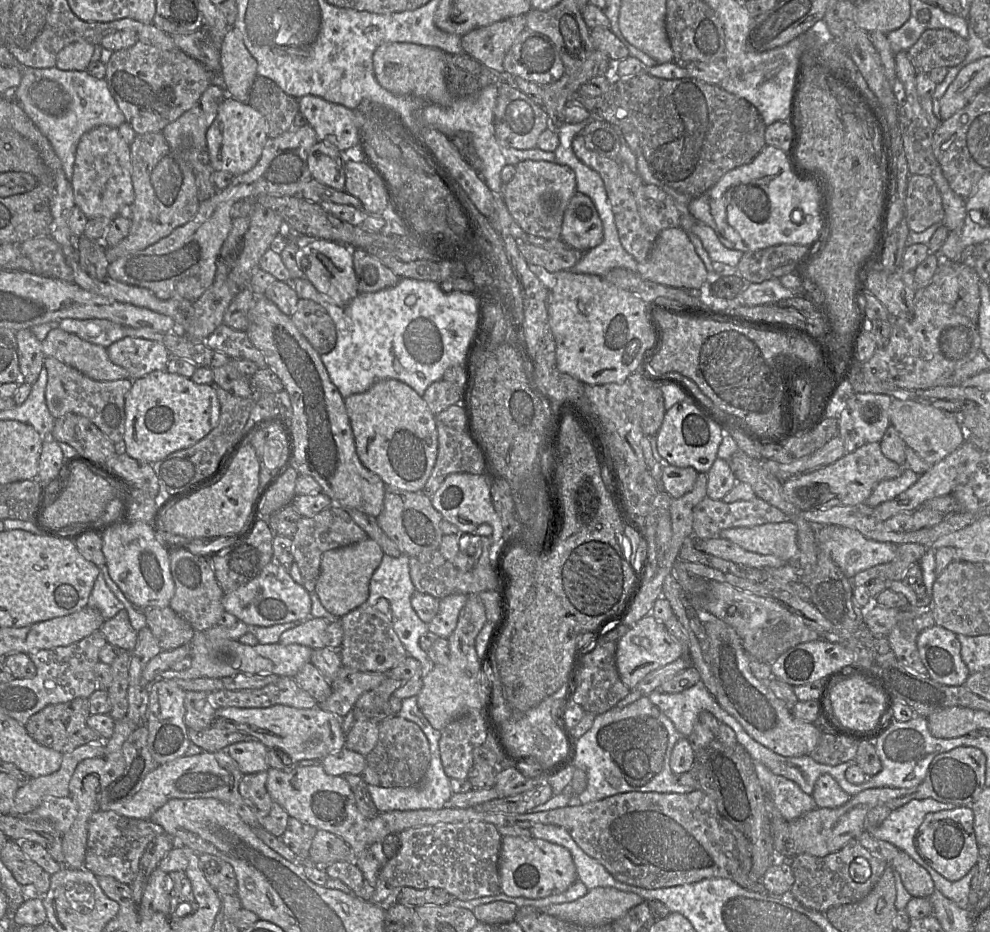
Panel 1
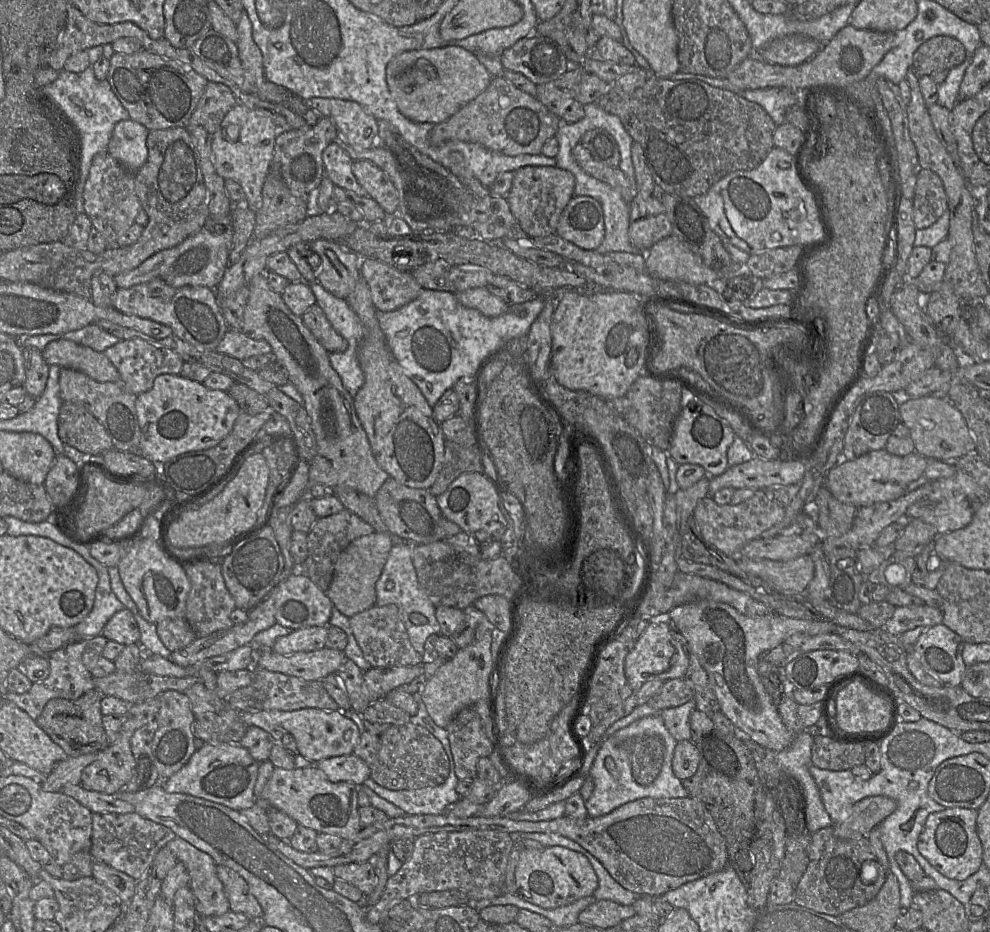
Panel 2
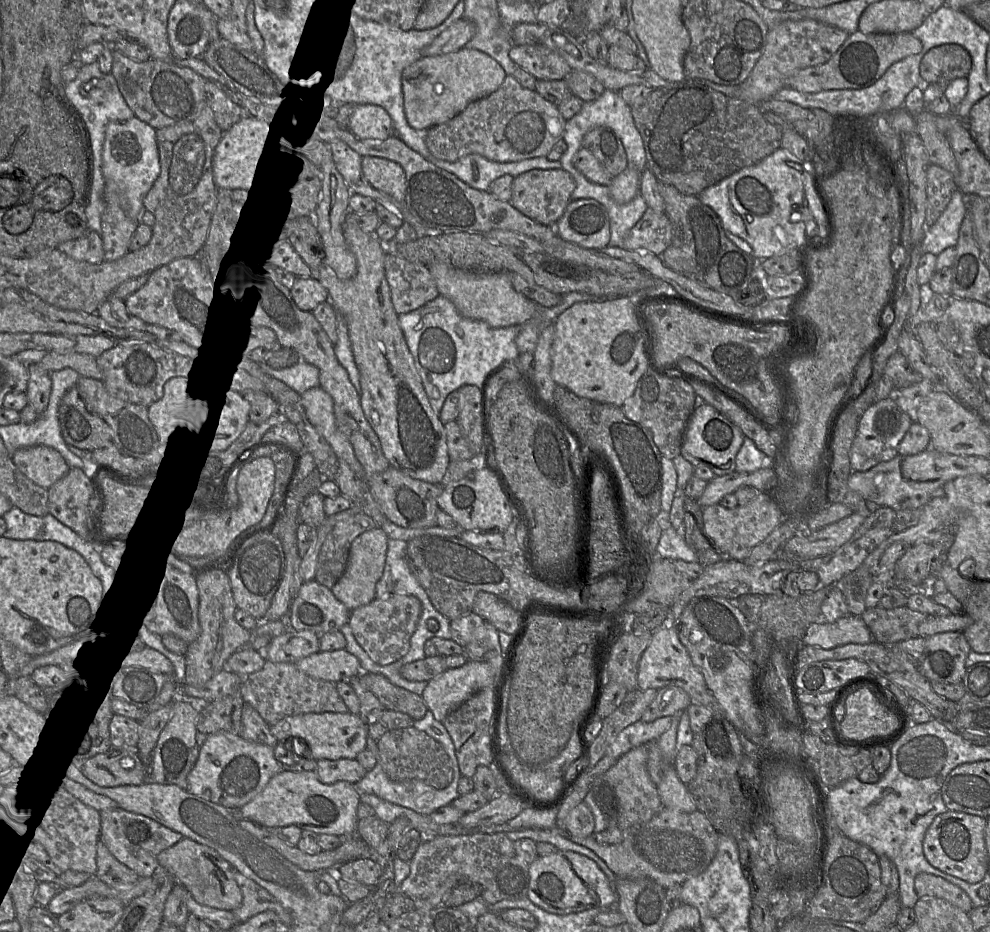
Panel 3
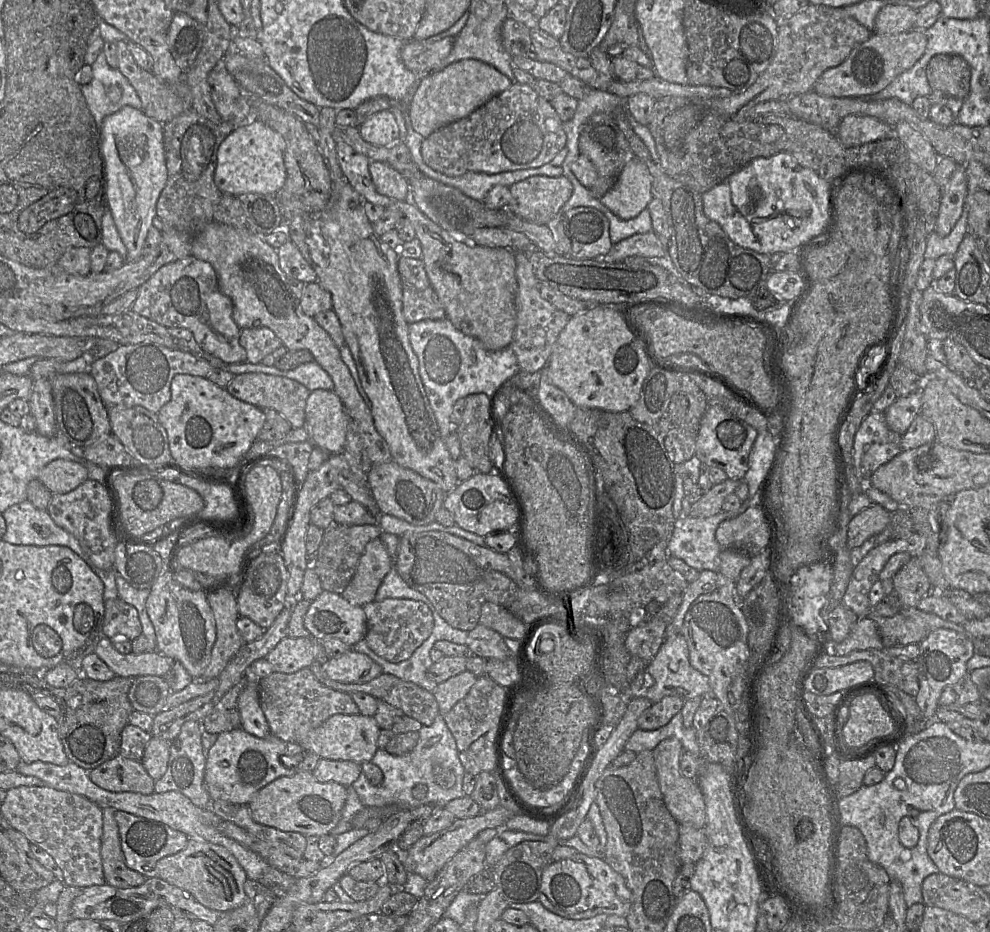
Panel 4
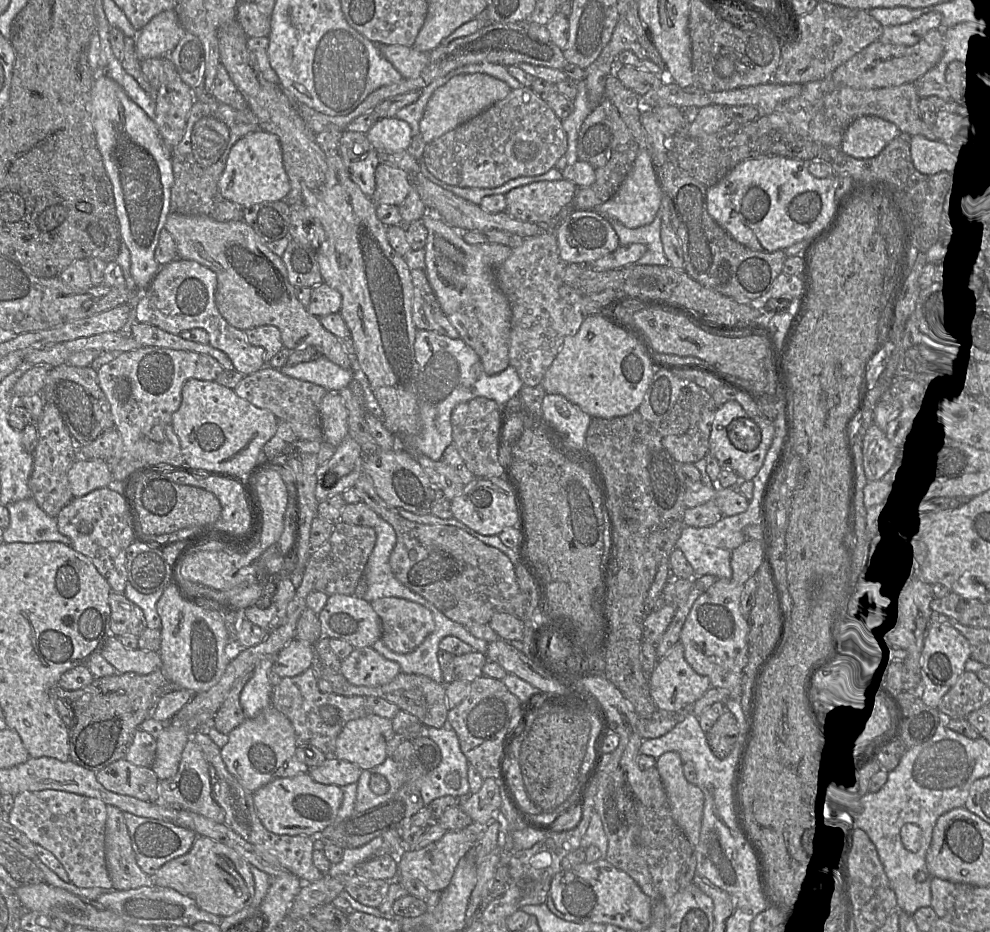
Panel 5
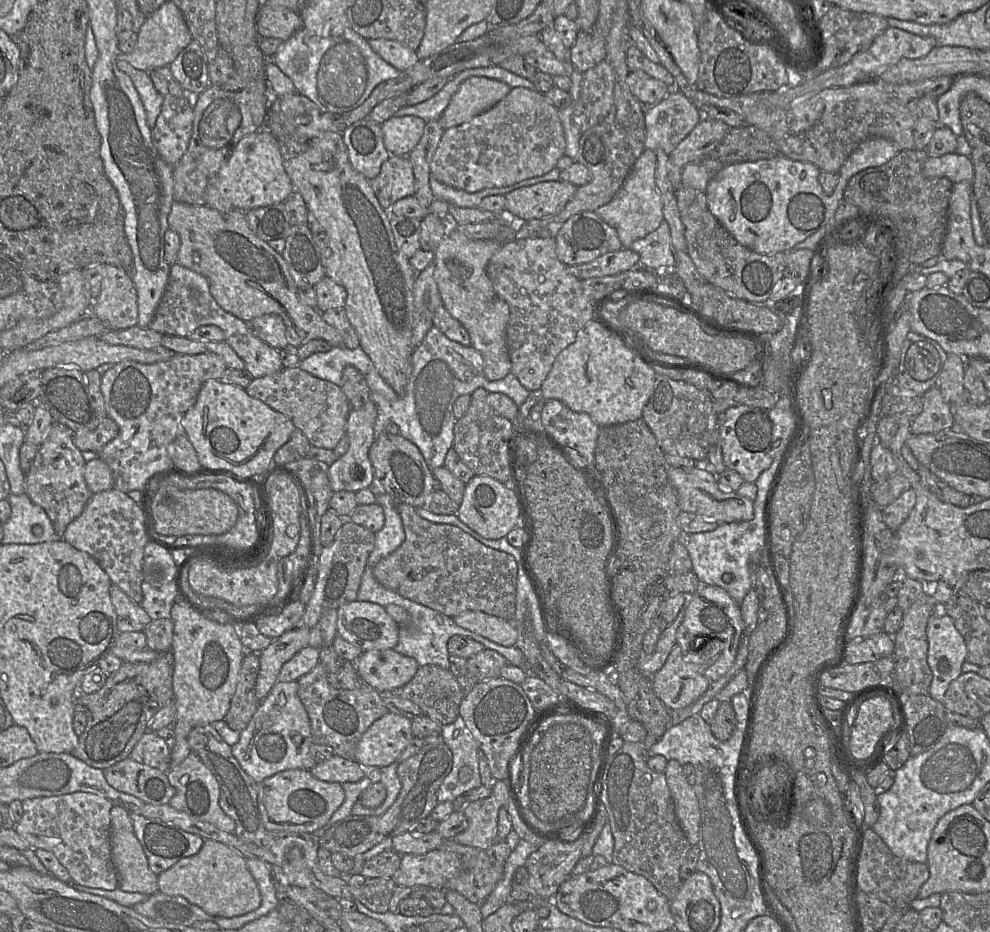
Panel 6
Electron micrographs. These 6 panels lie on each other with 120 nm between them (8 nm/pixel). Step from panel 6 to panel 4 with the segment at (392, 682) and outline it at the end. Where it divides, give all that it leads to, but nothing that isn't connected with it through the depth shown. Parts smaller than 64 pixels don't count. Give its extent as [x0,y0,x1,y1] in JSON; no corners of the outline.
[324,648,383,683]

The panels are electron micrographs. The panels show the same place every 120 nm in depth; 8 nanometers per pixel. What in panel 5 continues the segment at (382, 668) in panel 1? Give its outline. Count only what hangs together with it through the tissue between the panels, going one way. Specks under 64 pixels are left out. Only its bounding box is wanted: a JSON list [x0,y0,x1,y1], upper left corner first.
[370,597,435,654]

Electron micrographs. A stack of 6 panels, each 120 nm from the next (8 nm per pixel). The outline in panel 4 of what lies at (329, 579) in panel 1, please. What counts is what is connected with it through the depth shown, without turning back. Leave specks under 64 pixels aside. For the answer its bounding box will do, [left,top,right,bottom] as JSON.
[341,538,392,607]

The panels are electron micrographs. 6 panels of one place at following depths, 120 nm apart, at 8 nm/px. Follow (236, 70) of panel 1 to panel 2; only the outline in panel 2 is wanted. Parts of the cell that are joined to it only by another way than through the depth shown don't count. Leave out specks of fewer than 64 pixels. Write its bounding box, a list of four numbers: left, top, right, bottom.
[236,10,265,79]

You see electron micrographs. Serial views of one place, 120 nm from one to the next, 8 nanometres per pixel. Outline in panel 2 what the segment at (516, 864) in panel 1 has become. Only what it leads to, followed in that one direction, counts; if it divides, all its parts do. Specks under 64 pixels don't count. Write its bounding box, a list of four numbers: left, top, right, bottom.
[513,846,599,908]

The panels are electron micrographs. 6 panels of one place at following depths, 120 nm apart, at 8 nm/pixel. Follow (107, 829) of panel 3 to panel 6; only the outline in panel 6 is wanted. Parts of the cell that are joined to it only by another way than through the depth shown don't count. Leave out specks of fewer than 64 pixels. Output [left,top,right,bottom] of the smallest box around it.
[129,812,203,875]

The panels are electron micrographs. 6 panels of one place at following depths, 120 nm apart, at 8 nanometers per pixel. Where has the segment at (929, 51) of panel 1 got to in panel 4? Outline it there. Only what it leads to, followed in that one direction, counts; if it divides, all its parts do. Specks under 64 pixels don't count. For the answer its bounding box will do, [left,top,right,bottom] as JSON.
[926,56,971,100]

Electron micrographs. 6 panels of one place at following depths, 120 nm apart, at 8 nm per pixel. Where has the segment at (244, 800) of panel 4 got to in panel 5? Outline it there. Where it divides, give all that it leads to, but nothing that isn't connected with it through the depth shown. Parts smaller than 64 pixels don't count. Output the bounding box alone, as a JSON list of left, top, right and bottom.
[220,706,309,792]

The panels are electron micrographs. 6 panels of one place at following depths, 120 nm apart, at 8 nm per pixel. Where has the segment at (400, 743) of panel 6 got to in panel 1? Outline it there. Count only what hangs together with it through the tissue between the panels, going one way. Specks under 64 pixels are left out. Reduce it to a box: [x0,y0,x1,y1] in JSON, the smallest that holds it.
[213,704,346,761]

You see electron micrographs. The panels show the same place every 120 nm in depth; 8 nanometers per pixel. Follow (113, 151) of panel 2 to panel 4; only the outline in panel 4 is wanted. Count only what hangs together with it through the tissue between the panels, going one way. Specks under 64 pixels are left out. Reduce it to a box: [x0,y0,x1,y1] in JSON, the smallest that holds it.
[98,107,167,262]

